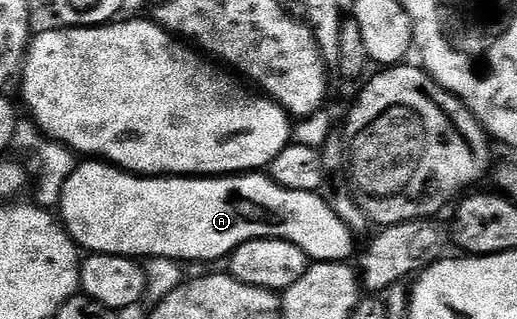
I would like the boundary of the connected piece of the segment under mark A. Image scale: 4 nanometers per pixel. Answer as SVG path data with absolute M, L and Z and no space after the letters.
M86 160L75 165L64 184L60 221L83 251L124 254L135 260L183 258L186 262L225 259L240 244L257 238L279 238L296 244L314 262L346 262L354 250L355 235L328 208L321 193L289 190L262 172L233 176L139 176L108 162Z

